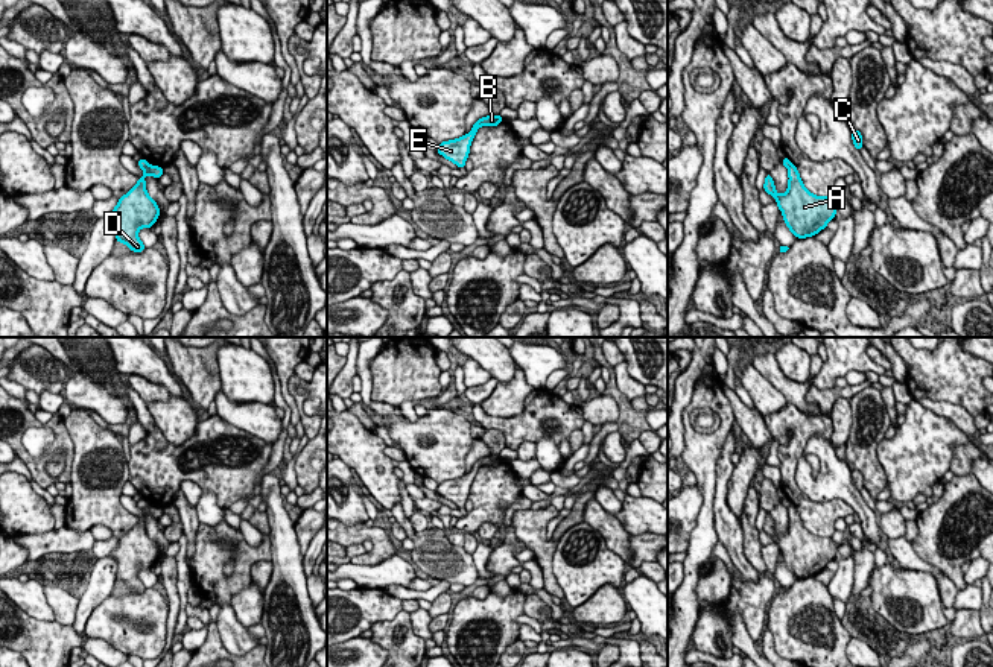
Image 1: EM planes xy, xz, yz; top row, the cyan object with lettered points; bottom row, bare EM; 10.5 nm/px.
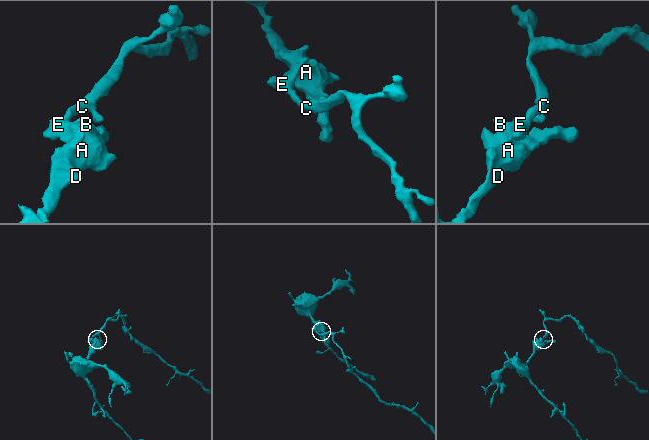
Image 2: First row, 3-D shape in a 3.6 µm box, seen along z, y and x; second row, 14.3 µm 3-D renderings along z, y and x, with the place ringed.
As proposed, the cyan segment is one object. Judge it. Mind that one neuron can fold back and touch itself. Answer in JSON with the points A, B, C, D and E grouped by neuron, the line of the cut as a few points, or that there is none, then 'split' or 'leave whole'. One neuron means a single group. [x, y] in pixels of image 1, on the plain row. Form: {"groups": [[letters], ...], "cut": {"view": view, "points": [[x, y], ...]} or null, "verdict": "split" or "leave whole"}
{"groups": [["A", "B", "D"], ["C", "E"]], "cut": {"view": "xz", "points": [[484, 458], [481, 465]]}, "verdict": "split"}

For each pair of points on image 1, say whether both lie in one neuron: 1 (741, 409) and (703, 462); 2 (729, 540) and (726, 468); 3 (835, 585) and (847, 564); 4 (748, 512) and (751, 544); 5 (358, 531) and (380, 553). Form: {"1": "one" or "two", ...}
{"1": "two", "2": "one", "3": "one", "4": "one", "5": "one"}

